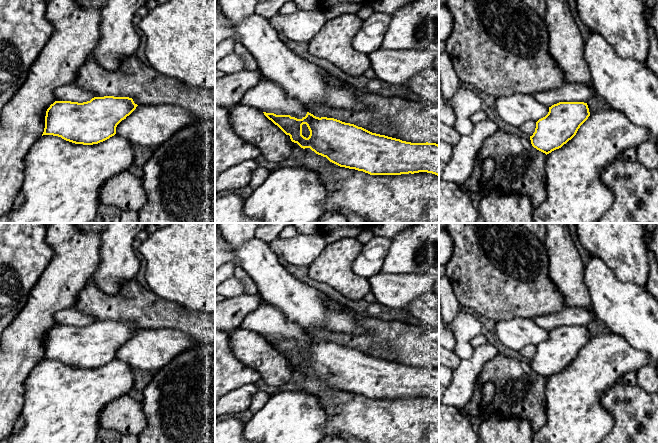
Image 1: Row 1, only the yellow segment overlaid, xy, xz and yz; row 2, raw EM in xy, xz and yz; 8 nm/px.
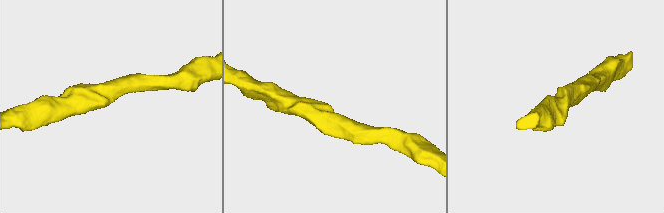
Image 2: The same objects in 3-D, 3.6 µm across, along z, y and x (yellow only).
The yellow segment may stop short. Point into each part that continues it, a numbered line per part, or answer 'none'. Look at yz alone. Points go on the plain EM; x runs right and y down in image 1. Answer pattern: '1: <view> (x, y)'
1: yz (575, 414)

